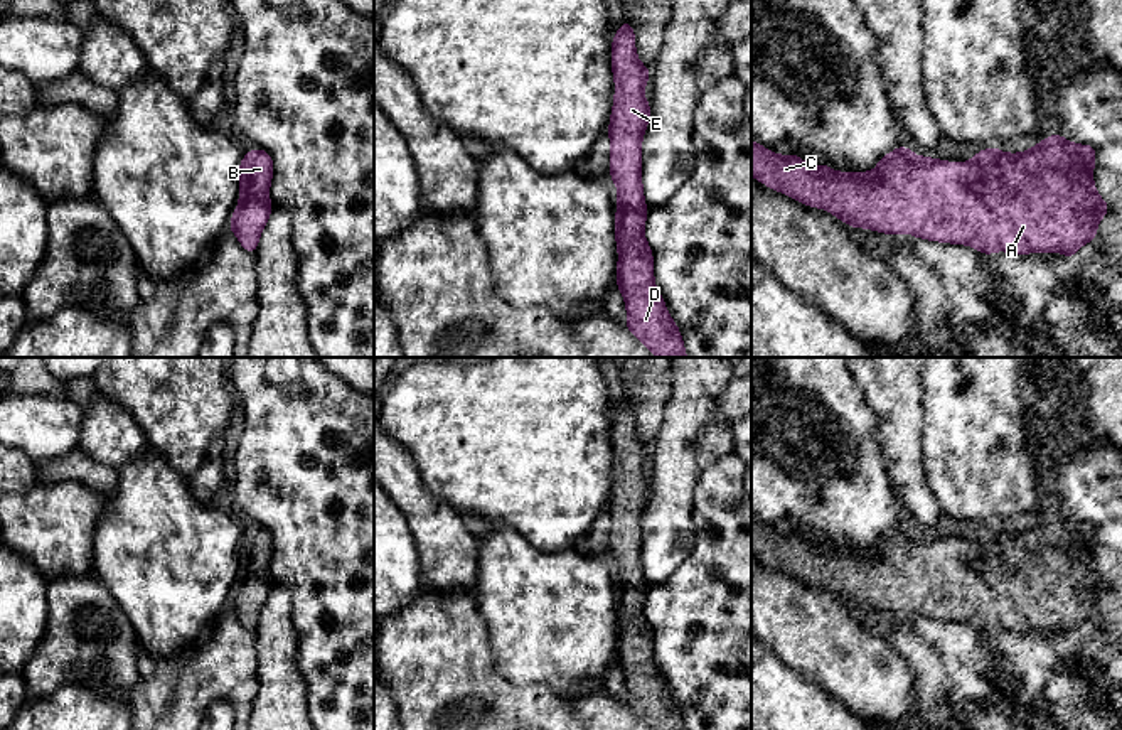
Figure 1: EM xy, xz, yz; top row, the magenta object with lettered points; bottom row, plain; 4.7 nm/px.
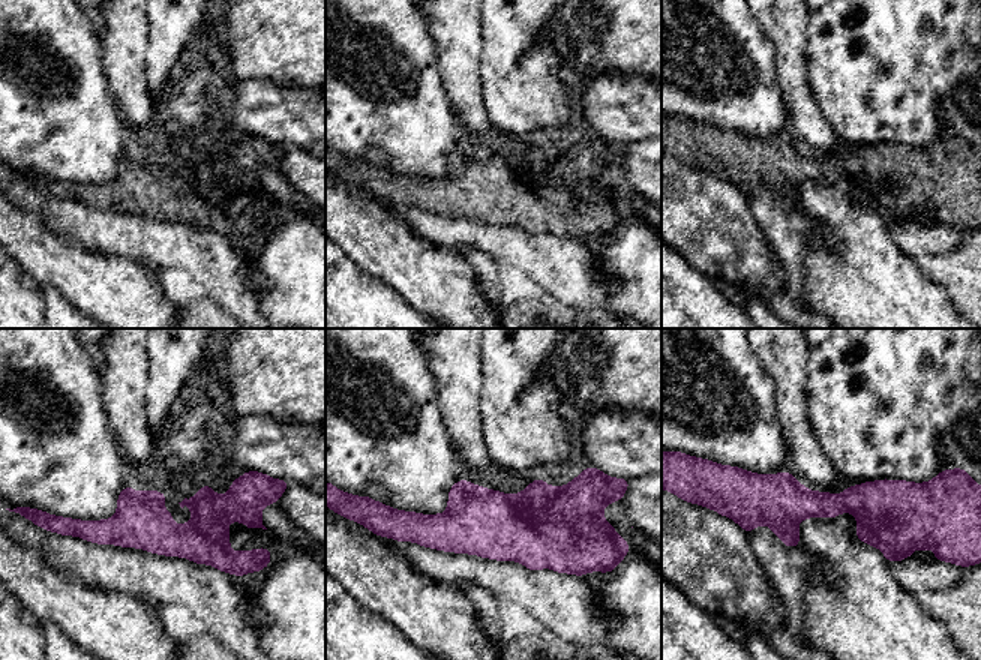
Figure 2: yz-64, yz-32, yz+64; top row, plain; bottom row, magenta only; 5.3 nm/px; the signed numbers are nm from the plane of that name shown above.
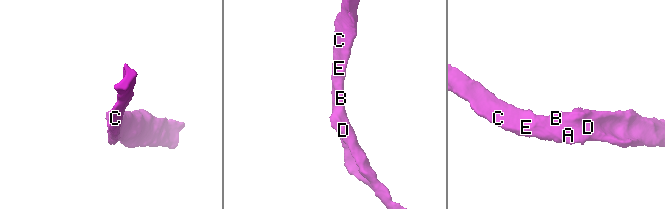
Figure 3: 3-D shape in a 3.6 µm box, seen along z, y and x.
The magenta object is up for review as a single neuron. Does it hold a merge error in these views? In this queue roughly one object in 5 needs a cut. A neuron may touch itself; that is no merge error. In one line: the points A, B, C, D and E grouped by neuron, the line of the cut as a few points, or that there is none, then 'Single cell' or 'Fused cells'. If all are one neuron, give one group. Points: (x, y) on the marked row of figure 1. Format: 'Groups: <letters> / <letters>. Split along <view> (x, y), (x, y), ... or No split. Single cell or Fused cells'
Groups: A B C D E. No split. Single cell

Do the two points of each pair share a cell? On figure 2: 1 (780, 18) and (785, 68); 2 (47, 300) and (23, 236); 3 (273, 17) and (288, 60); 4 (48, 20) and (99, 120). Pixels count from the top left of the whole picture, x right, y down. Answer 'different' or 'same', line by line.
1: same
2: different
3: same
4: same

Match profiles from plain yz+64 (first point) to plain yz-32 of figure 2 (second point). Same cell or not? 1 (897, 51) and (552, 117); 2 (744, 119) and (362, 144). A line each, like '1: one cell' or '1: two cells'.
1: one cell
2: one cell

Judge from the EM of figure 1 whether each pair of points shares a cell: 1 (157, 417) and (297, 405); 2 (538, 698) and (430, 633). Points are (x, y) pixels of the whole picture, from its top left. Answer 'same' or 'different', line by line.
1: different
2: same

